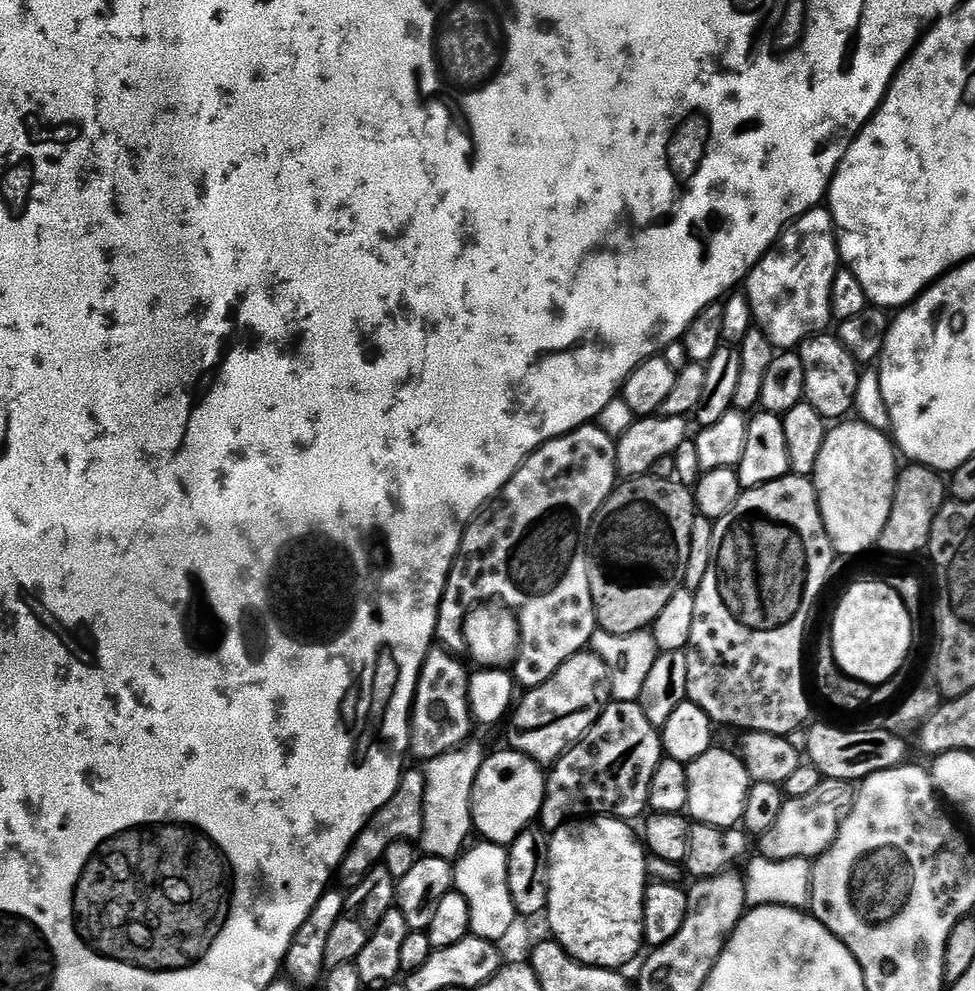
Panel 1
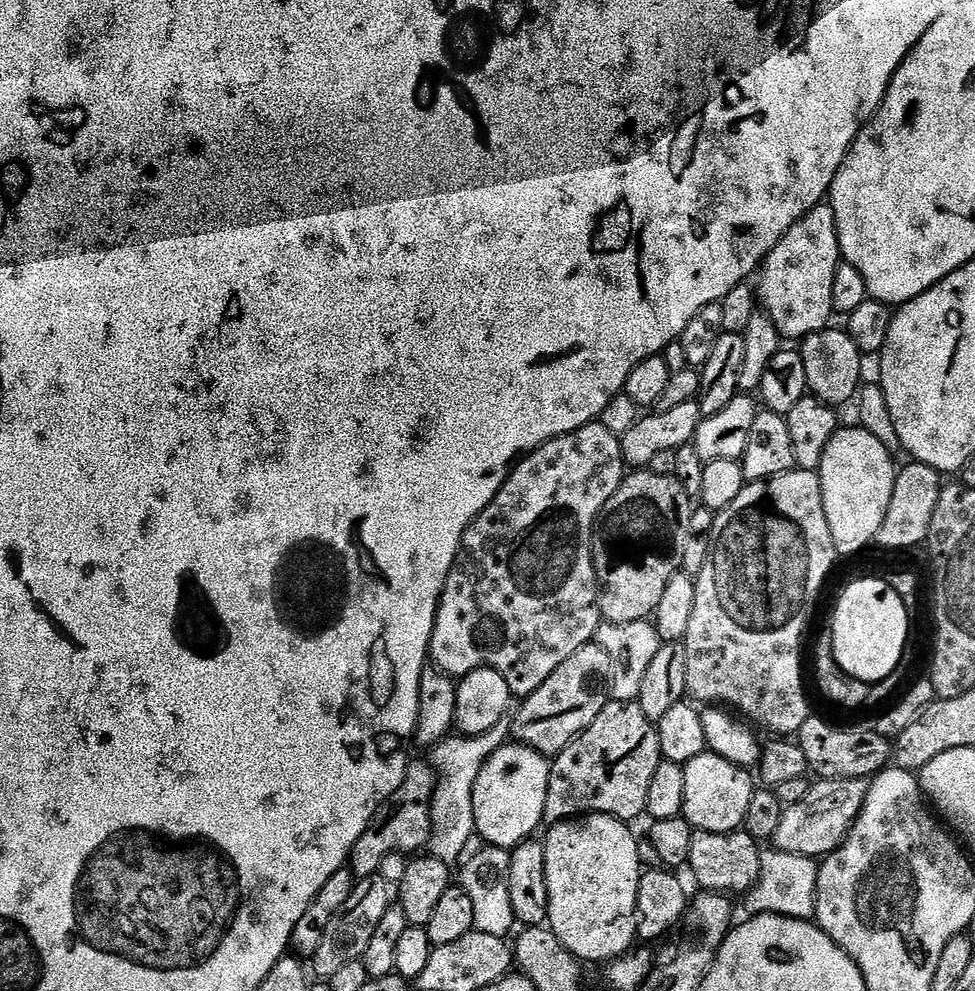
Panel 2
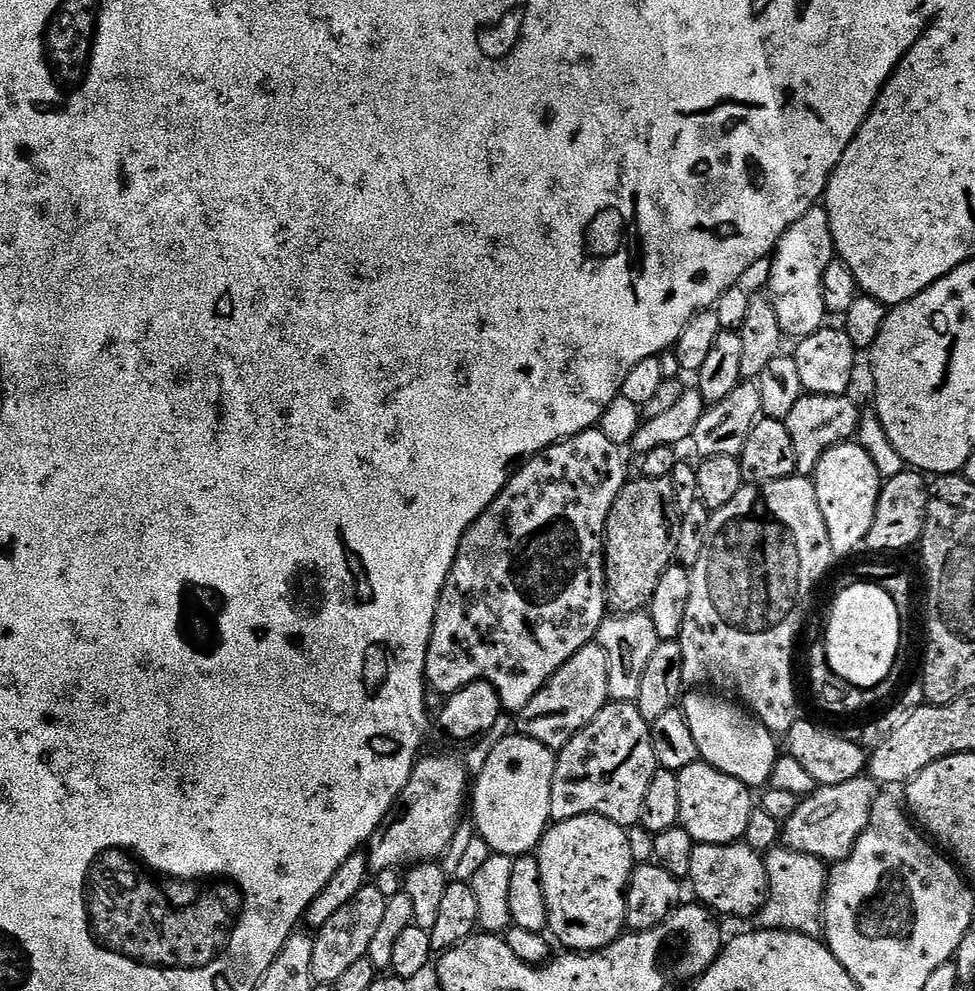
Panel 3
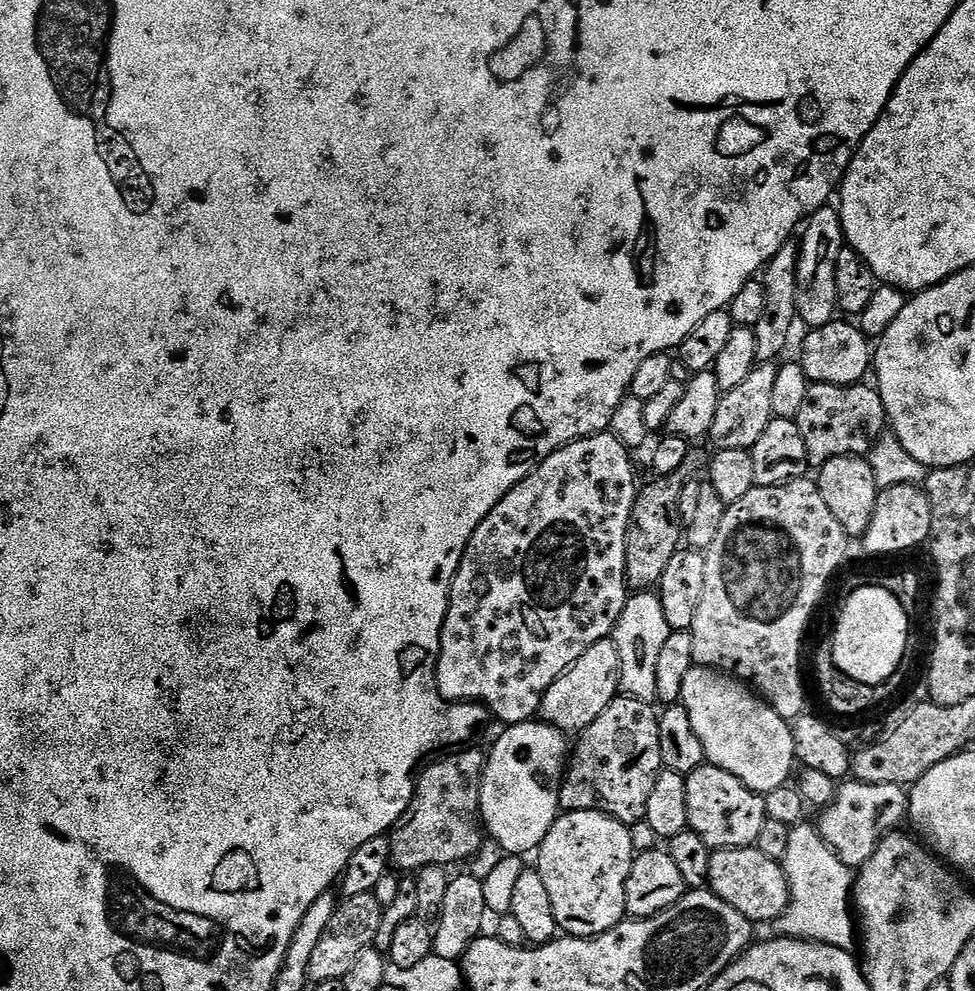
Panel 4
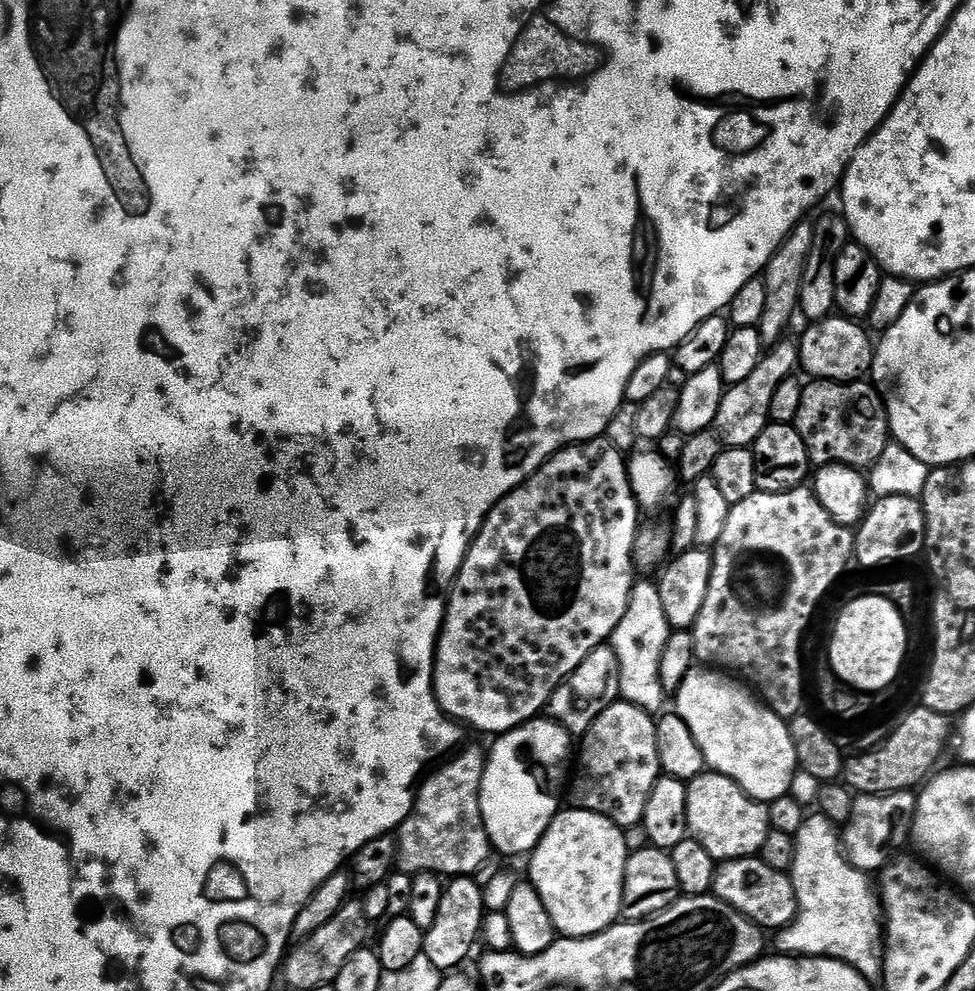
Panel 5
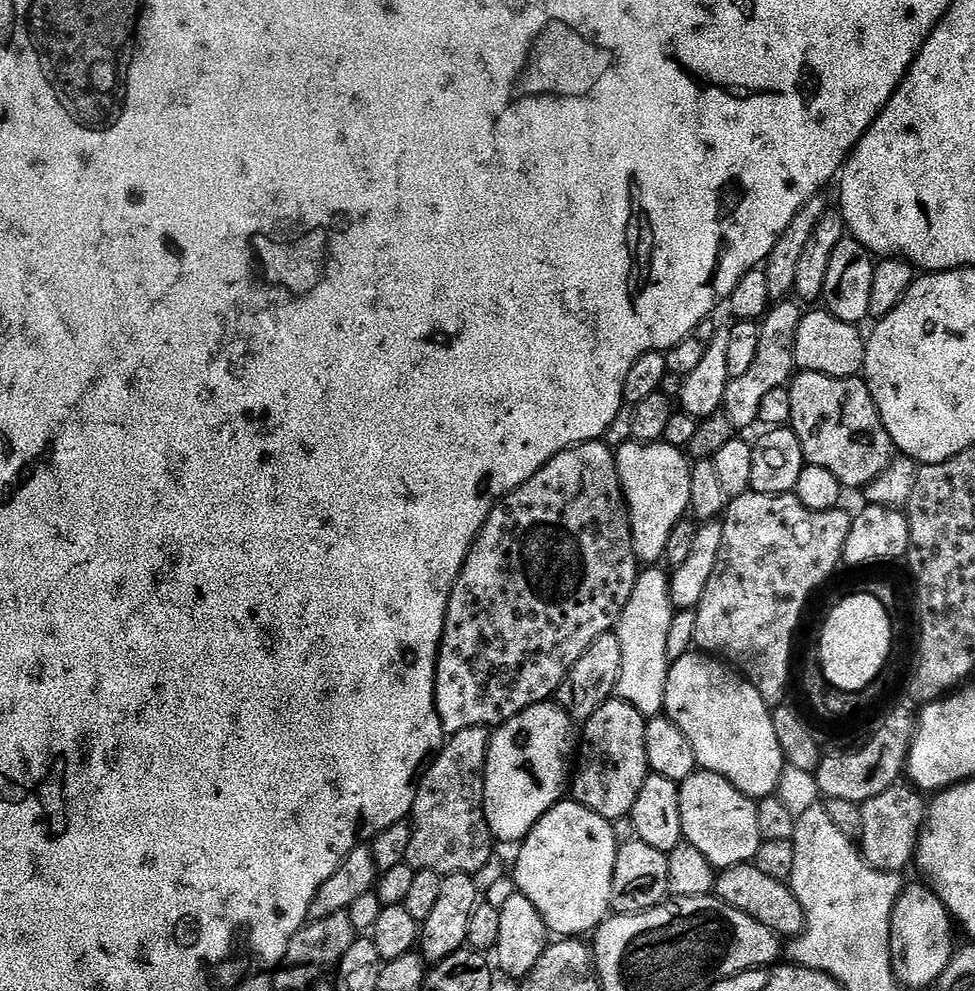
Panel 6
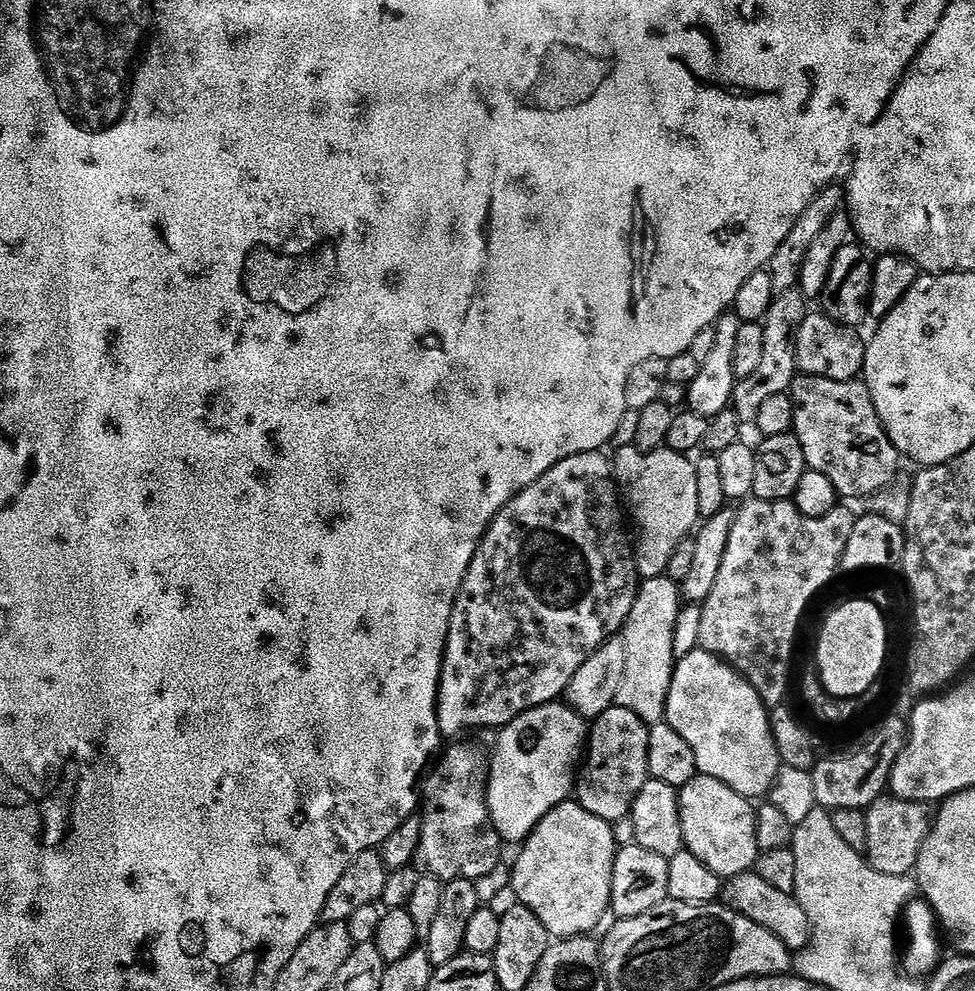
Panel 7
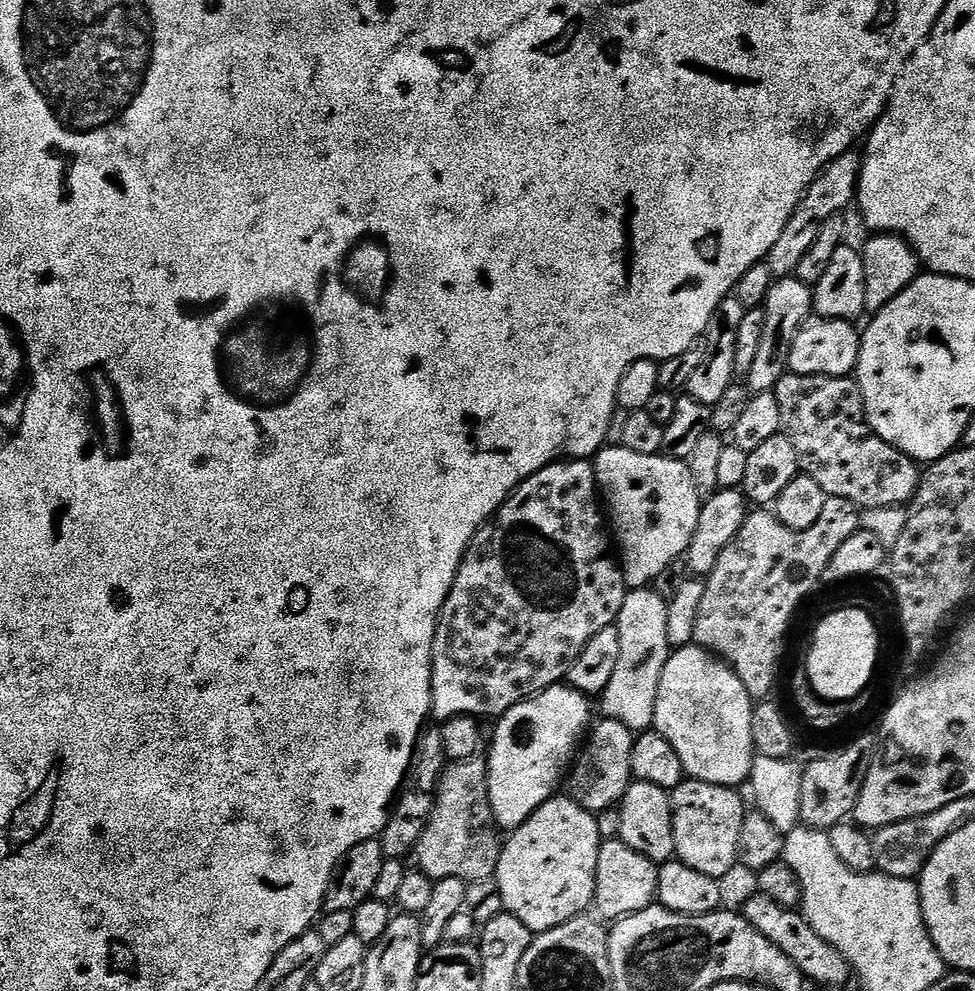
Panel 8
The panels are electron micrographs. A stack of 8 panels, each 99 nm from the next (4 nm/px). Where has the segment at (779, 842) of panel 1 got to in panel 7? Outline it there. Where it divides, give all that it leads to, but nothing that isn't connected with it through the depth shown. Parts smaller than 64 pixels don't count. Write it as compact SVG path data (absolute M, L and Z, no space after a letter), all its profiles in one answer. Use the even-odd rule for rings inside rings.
M881 798L866 809L866 859L881 877L904 876L915 873L918 854L932 829L934 812L919 800Z

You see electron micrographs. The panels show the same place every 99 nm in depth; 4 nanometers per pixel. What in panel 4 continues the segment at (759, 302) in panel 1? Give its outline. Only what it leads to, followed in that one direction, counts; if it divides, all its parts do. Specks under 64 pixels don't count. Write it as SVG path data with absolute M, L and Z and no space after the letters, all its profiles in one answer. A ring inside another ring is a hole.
M825 206L812 213L807 221L808 229L804 240L799 241L800 261L796 271L796 315L808 323L809 329L821 328L833 323L838 312L836 298L836 263L838 254L846 247L839 211L835 207Z

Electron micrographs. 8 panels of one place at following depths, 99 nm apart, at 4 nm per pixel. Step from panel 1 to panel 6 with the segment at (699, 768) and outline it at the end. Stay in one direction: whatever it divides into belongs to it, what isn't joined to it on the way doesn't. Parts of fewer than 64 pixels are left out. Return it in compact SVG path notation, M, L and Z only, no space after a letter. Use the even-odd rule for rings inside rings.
M697 770L690 778L679 781L678 810L682 814L682 837L694 850L706 854L712 867L717 870L733 868L739 864L752 862L762 843L760 827L758 826L757 801L751 796L742 794L726 778L713 772Z

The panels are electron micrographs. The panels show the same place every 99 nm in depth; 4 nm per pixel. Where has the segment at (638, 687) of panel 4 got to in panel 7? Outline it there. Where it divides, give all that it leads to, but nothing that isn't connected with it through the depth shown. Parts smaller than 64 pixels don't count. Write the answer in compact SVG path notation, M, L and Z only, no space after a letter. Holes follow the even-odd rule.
M668 574L655 576L639 585L636 601L622 629L626 670L616 695L616 704L634 710L634 714L638 714L638 718L642 718L649 726L665 719L672 670L678 659L674 654L674 626L682 607L682 588L670 577Z

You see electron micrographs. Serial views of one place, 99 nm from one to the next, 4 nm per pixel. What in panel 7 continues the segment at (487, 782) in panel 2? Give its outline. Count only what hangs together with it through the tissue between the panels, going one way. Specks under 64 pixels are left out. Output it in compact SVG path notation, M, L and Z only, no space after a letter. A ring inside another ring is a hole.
M564 702L543 704L526 710L518 718L499 729L496 753L490 756L488 773L488 809L492 815L492 825L501 841L523 842L533 832L540 819L559 804L565 803L573 795L578 765L586 748L586 721Z

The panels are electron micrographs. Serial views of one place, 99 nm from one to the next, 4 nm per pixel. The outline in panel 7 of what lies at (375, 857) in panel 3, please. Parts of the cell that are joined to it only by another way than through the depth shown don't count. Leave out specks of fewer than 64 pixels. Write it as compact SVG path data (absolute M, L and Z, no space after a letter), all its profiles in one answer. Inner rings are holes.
M456 744L440 761L438 760L435 761L436 769L434 764L427 773L428 781L426 776L422 784L424 812L422 811L420 816L422 834L416 850L415 863L421 864L427 875L434 876L441 882L454 880L480 882L483 876L490 875L499 866L500 847L502 847L500 835L492 825L492 815L488 809L489 753L487 751L484 753L476 744Z

